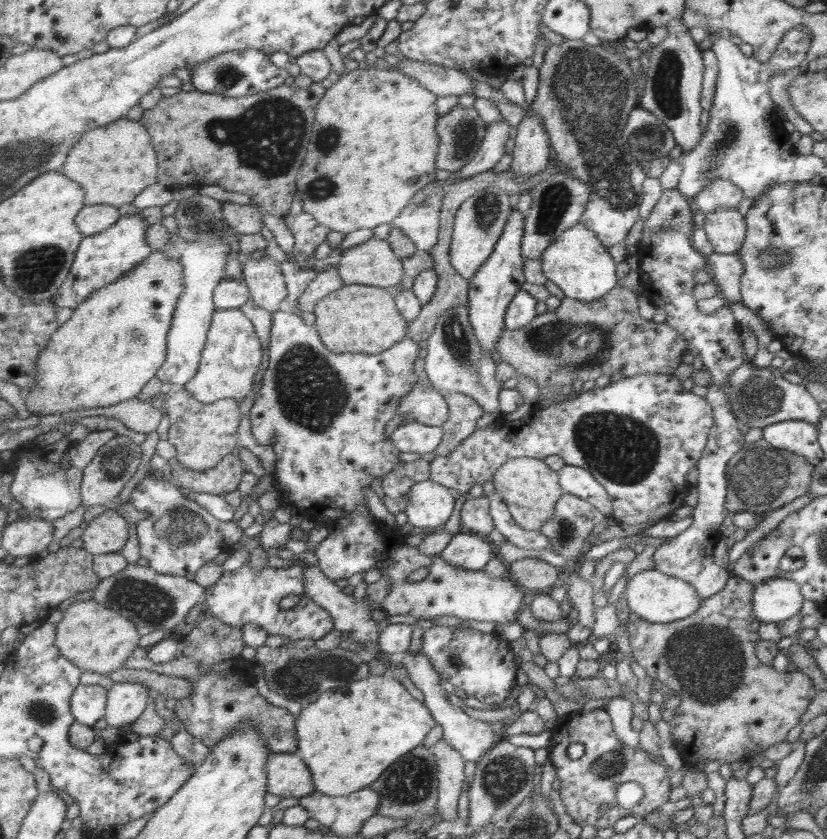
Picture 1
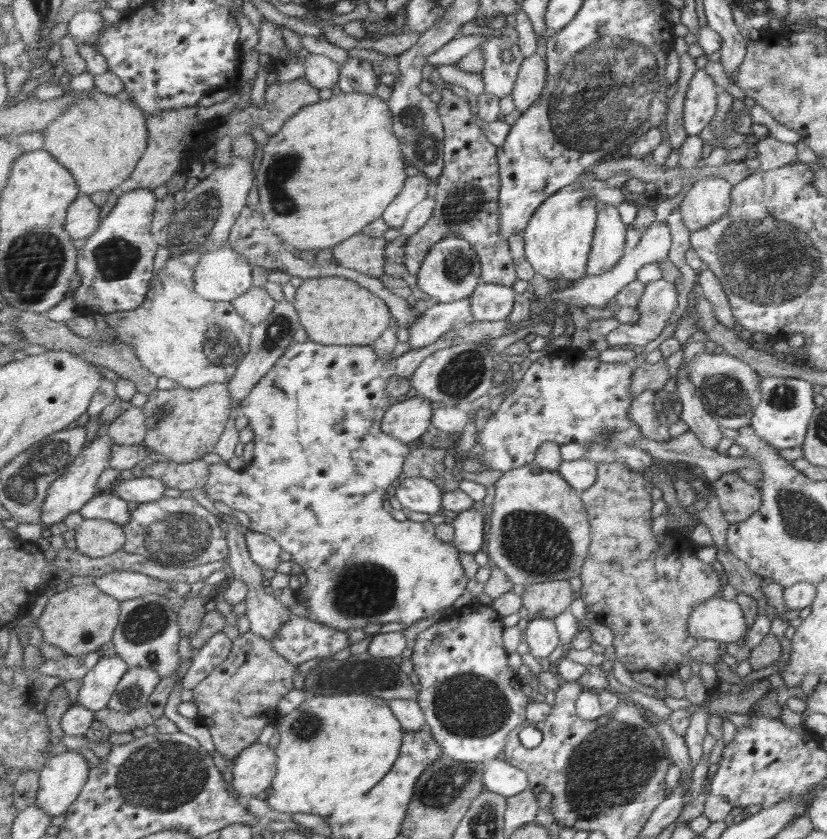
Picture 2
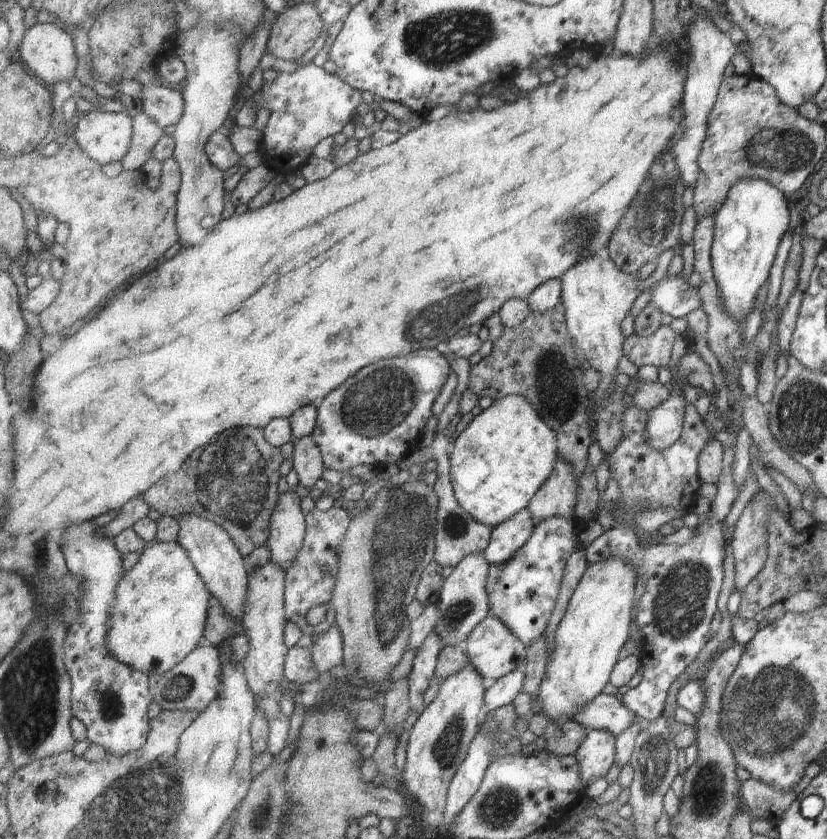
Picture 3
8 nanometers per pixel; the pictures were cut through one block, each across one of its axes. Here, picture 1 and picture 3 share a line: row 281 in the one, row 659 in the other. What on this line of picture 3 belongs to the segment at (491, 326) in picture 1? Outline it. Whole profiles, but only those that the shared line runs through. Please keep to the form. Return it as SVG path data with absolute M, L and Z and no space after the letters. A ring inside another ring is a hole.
M489 616L465 641L467 658L481 675L491 681L518 671L528 660L528 647L499 618Z

